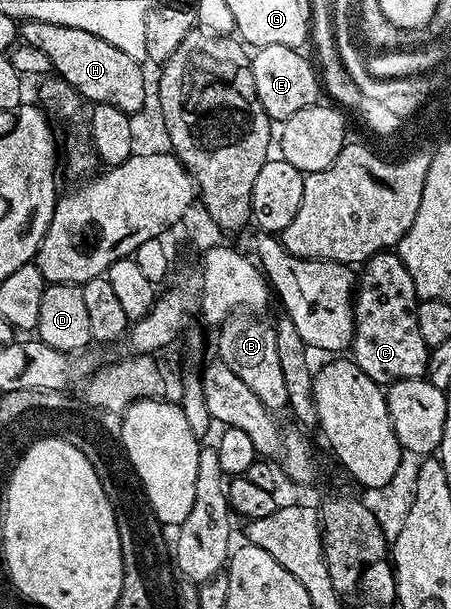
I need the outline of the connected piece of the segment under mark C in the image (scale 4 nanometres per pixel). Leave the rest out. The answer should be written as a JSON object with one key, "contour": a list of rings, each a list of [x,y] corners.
{"contour":[[[376,254],[365,261],[360,270],[361,283],[355,286],[353,308],[352,361],[363,368],[371,380],[382,384],[426,377],[431,348],[419,333],[415,280],[411,280],[411,272],[407,272],[400,254]]]}

